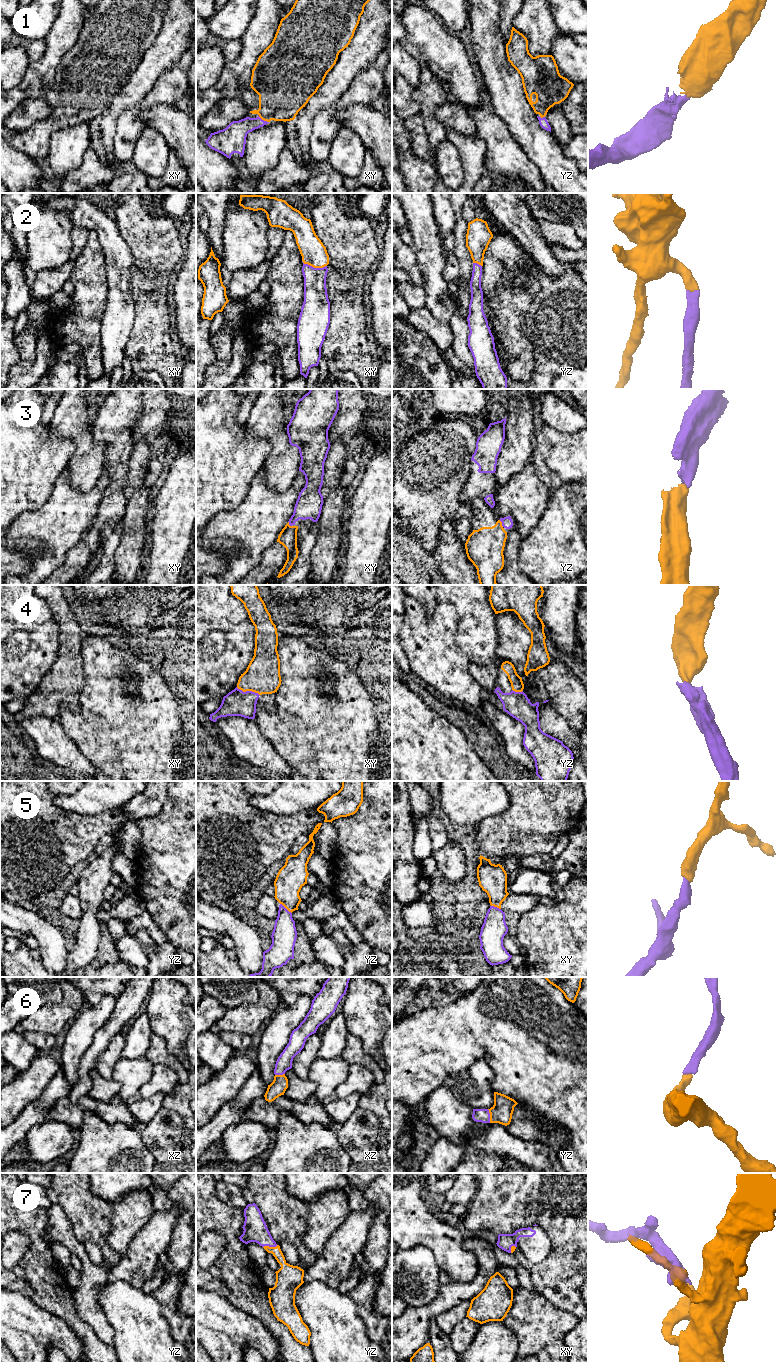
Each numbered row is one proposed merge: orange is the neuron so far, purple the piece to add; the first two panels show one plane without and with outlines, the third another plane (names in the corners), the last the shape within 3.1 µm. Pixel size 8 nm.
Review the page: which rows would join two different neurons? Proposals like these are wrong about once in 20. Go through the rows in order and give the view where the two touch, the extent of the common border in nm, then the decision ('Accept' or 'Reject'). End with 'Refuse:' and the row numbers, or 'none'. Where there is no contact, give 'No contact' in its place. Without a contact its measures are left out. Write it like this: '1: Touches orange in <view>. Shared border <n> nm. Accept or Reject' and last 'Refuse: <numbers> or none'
1: Touches orange in xy. Shared border 100 nm. Accept
2: Touches orange in xy. Shared border 190 nm. Accept
3: Touches orange in yz. Shared border 70 nm. Accept
4: Touches orange in xy. Shared border 200 nm. Accept
5: Touches orange in yz. Shared border 130 nm. Accept
6: Touches orange in yz. Shared border 110 nm. Accept
7: Touches orange in yz. Shared border 120 nm. Accept
Refuse: none

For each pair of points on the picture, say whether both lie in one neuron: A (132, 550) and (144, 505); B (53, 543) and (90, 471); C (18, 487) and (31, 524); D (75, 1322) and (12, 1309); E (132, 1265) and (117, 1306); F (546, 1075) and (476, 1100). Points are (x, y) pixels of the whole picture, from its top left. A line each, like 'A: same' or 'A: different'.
A: same
B: different
C: different
D: different
E: different
F: different

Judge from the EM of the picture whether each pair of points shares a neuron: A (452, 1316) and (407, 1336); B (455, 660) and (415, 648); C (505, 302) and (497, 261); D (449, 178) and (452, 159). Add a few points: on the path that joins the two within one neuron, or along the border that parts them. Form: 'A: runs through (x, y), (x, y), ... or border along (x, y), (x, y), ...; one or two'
A: border along (455, 1305), (441, 1312), (435, 1318); two
B: runs through (445, 660), (438, 660), (425, 649); one
C: runs through (500, 292), (498, 287), (498, 271); one
D: runs through (450, 173), (450, 164); one

